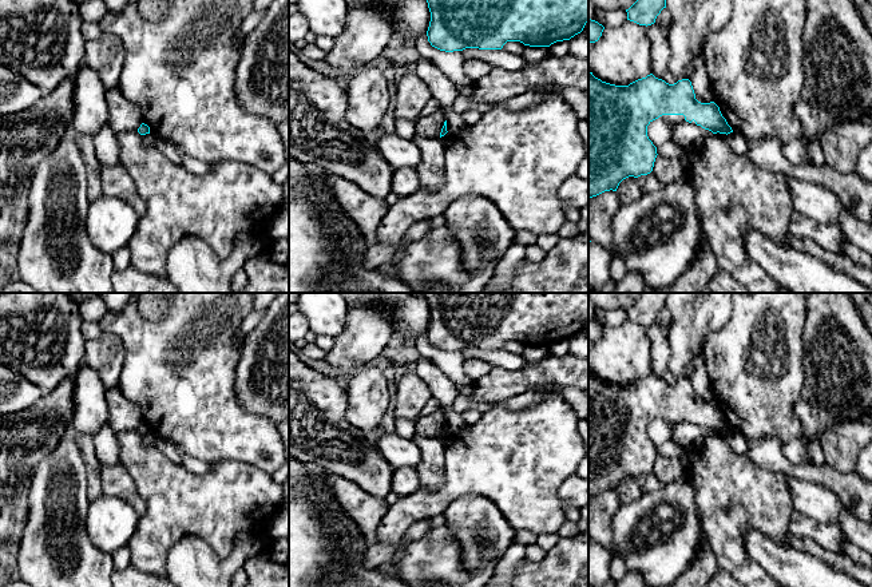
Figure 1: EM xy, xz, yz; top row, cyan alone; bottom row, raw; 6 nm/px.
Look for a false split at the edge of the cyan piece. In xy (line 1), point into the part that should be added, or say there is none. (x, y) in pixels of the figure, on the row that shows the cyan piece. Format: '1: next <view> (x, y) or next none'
1: next none

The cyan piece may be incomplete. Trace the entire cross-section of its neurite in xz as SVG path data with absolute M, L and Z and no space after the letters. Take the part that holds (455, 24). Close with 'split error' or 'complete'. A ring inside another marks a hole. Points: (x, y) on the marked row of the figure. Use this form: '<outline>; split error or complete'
M427 0L432 47L445 51L465 48L502 49L507 41L550 47L580 33L588 21L588 0Z; complete

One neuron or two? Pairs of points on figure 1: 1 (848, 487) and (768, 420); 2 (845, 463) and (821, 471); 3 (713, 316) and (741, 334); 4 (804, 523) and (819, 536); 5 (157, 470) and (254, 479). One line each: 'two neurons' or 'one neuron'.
1: two neurons
2: two neurons
3: two neurons
4: one neuron
5: one neuron

